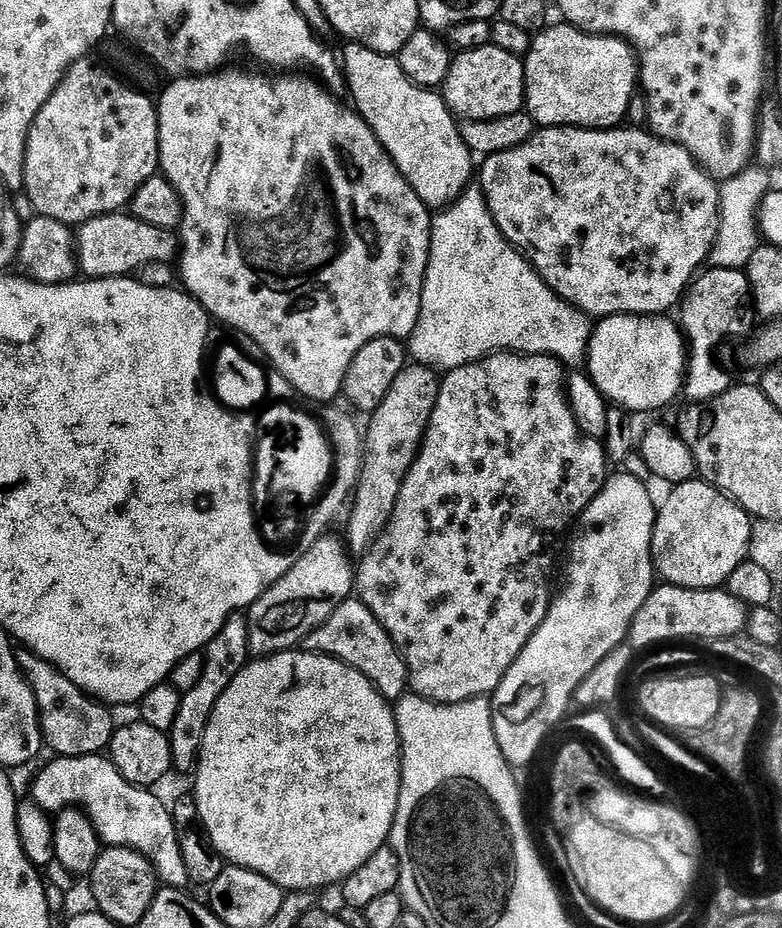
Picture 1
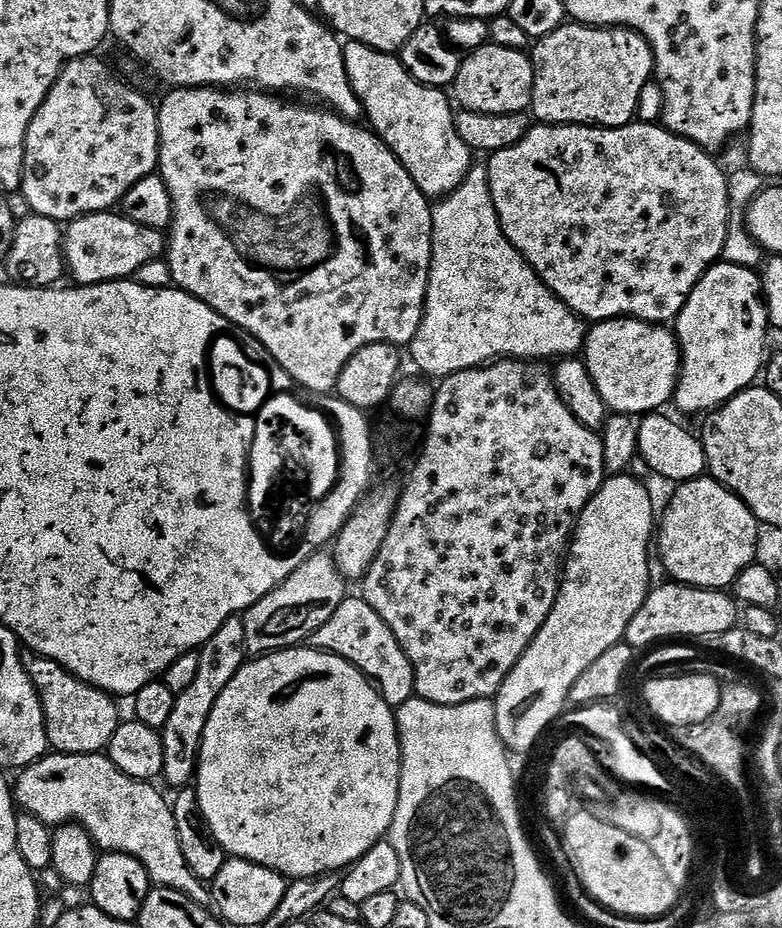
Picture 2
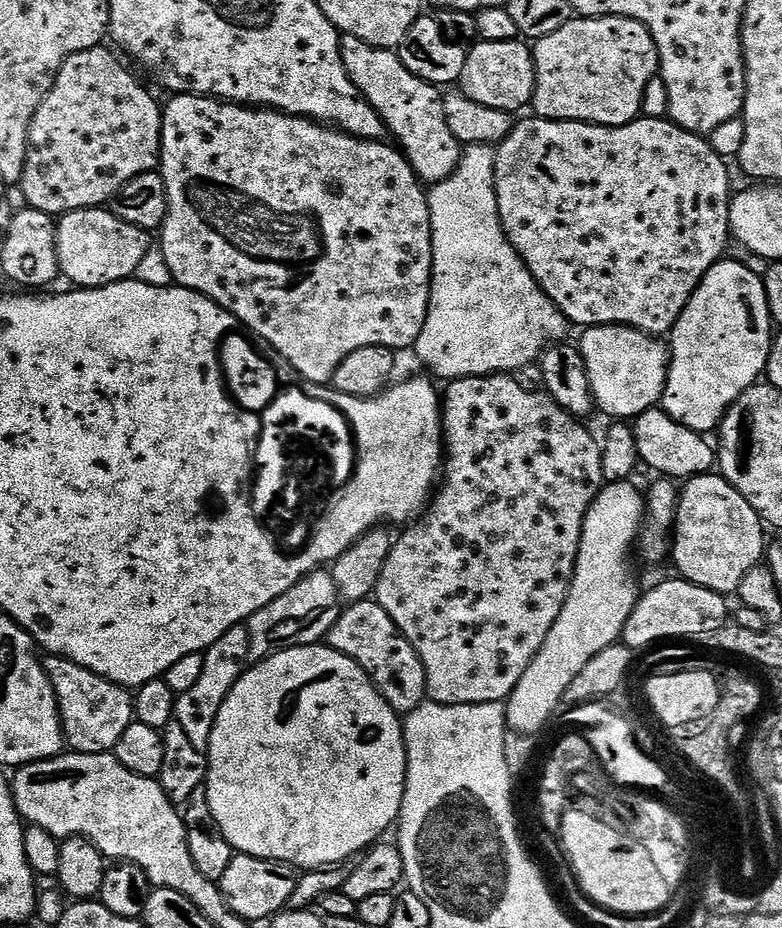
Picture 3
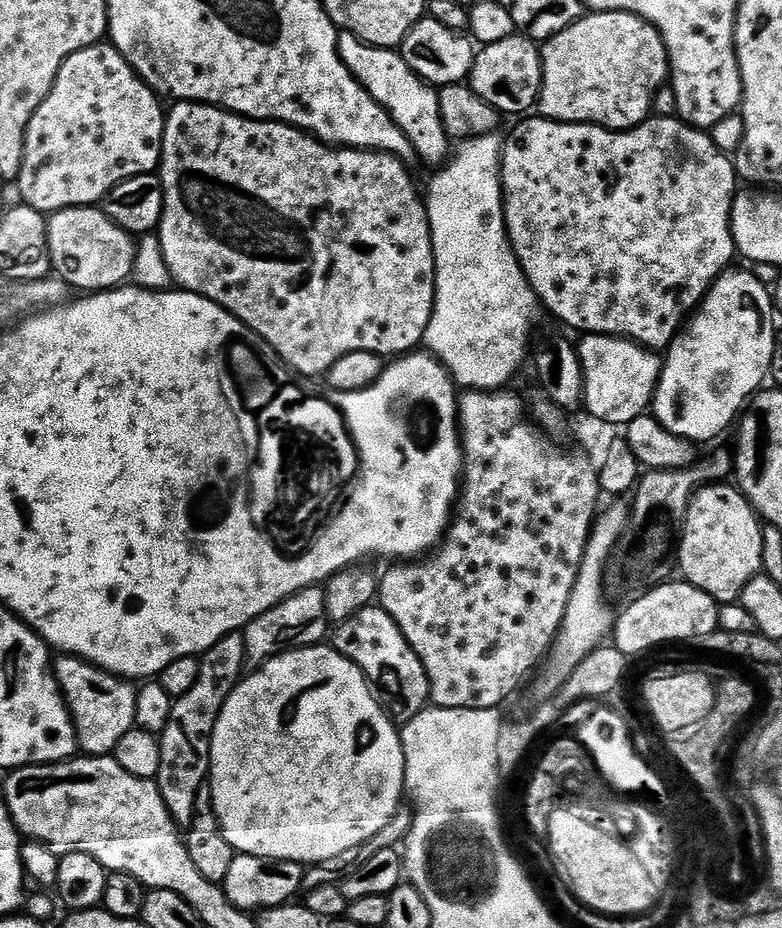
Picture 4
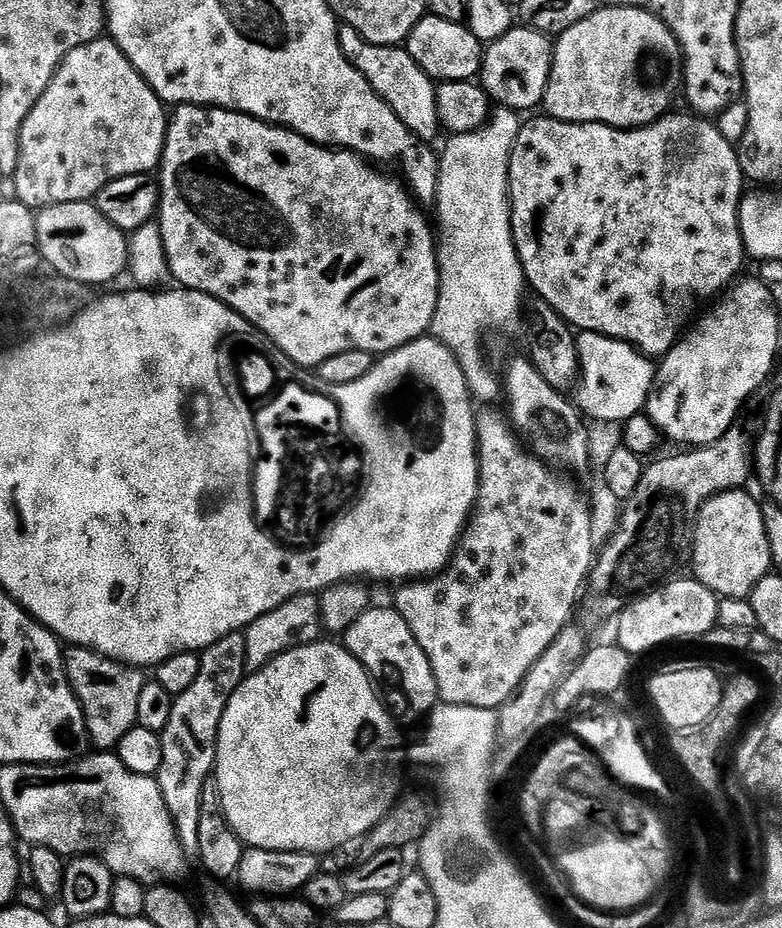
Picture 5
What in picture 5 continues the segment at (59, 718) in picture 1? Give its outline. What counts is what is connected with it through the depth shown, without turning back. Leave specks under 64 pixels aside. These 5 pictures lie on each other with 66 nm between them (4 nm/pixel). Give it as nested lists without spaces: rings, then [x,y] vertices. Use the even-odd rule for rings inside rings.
[[[68,646],[64,648],[64,669],[68,675],[68,681],[70,686],[74,690],[74,694],[78,698],[78,702],[82,706],[84,711],[84,727],[88,729],[88,739],[94,745],[97,744],[97,749],[100,750],[112,750],[115,749],[117,744],[122,742],[122,738],[126,738],[126,734],[130,734],[132,728],[137,727],[136,719],[138,718],[138,698],[142,694],[142,686],[146,683],[146,676],[141,669],[133,668],[131,664],[123,664],[122,662],[115,660],[114,658],[108,658],[102,654],[90,650],[89,648],[77,648],[75,646]]]

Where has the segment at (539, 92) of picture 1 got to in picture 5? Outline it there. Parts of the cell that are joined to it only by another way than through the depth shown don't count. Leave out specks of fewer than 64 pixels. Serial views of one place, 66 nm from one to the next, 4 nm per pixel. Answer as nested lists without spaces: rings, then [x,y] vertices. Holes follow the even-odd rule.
[[[611,6],[597,7],[590,18],[582,18],[570,30],[559,33],[555,37],[554,47],[552,50],[552,69],[550,70],[550,82],[546,86],[546,94],[542,105],[543,111],[551,119],[565,120],[571,124],[605,124],[611,128],[642,128],[645,124],[653,124],[654,121],[661,119],[669,111],[668,108],[676,100],[676,92],[681,91],[684,83],[684,51],[680,49],[680,44],[676,36],[668,29],[667,24],[655,16],[653,12],[646,8],[613,8]]]

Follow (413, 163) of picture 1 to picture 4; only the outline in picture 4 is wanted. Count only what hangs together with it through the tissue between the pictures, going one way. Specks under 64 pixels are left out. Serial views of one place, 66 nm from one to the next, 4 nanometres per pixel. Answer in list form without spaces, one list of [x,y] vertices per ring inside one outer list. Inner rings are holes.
[[[340,32],[340,57],[350,70],[350,74],[354,74],[356,81],[370,94],[370,98],[374,98],[374,102],[382,105],[386,114],[390,114],[390,118],[402,130],[402,134],[406,134],[406,138],[412,144],[412,149],[416,152],[417,157],[421,161],[424,159],[428,164],[443,165],[450,155],[450,138],[445,134],[442,126],[442,110],[438,110],[439,91],[412,70],[406,62],[406,58],[400,55],[397,49],[379,48],[373,44],[367,44],[359,40],[352,32]]]

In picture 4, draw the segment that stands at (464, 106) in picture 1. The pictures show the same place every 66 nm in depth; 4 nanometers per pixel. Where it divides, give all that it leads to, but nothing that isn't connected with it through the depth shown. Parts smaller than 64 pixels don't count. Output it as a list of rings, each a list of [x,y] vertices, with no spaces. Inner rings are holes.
[[[517,34],[502,38],[502,42],[483,45],[477,51],[470,86],[502,114],[508,115],[509,112],[510,115],[519,117],[521,114],[531,113],[537,107],[543,77],[544,57],[541,45],[531,36]]]

